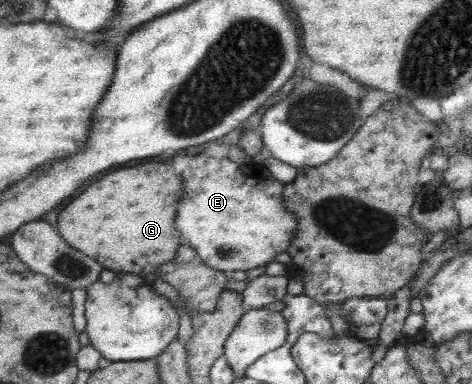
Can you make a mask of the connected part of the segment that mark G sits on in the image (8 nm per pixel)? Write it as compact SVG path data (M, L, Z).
M161 162L111 172L61 210L57 228L73 248L89 252L93 260L101 260L105 270L147 274L151 278L161 264L177 254L179 234L173 218L177 202L183 198L181 184L183 180L173 166Z

